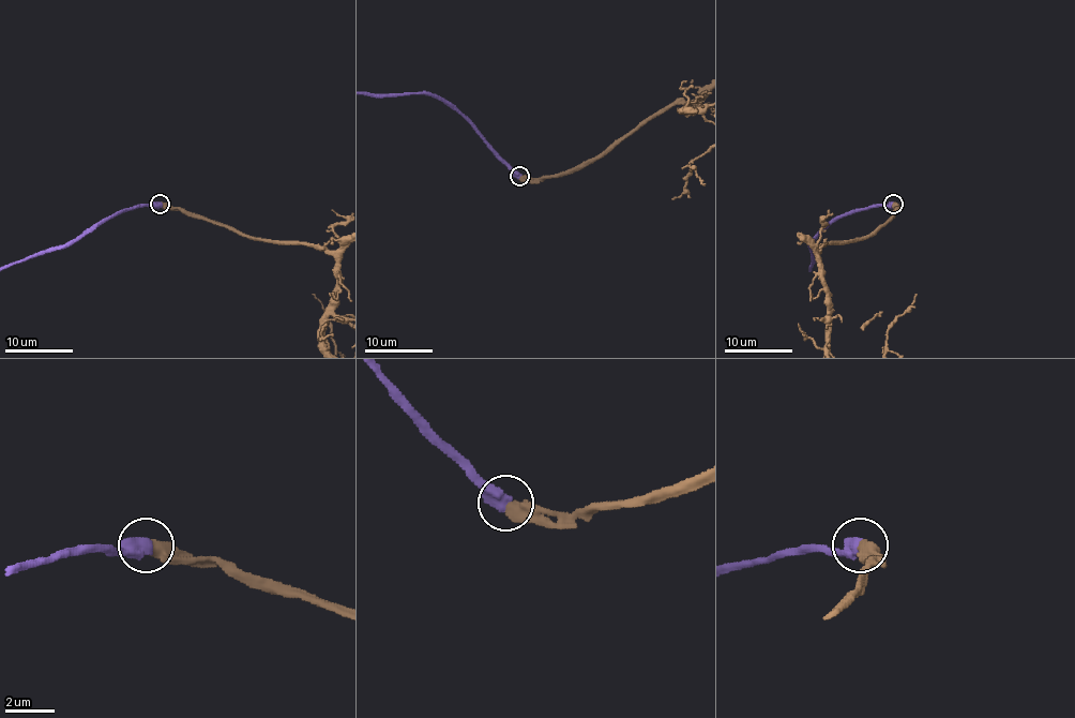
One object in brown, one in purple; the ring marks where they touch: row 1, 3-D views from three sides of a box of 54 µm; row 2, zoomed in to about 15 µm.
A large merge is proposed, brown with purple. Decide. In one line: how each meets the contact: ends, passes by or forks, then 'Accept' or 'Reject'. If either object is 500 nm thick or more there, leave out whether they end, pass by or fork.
Accept

